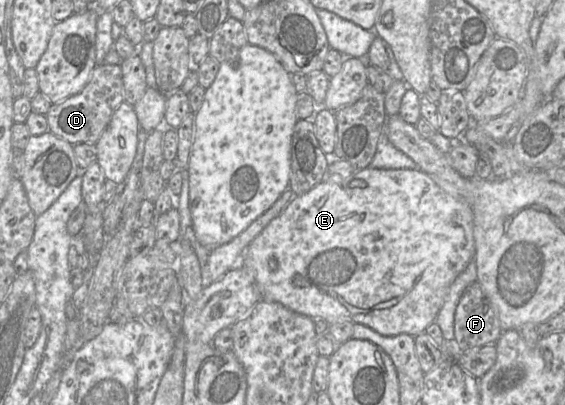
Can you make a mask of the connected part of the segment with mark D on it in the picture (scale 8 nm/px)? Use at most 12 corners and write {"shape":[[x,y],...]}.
{"shape":[[98,64],[52,104],[48,131],[96,144],[124,102],[120,64]]}

